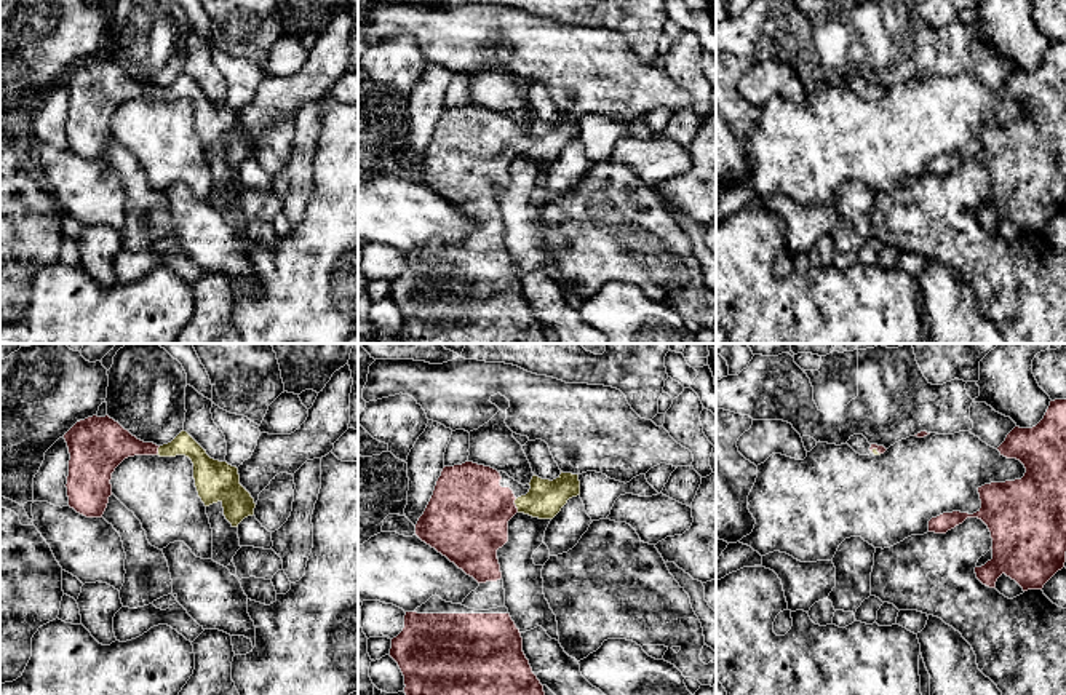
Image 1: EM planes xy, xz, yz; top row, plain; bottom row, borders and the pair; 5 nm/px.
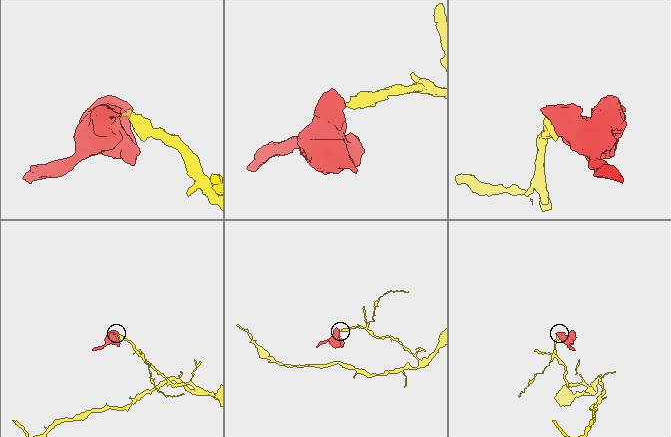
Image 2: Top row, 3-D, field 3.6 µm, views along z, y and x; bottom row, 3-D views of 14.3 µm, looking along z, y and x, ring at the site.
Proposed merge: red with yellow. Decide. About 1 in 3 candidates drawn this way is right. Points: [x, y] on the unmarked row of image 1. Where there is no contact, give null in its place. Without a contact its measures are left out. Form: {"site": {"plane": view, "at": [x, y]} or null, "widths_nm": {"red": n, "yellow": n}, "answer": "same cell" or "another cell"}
{"site": {"plane": "xz", "at": [515, 147]}, "widths_nm": {"red": 420, "yellow": 190}, "answer": "same cell"}

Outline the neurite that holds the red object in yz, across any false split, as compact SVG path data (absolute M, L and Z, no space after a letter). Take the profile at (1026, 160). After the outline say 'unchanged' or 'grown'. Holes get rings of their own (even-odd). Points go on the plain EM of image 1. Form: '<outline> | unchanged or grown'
M1066 42L1050 43L1036 69L1015 69L997 93L1007 101L1020 102L1026 110L1024 118L978 129L981 150L977 155L943 155L929 163L929 174L946 176L967 160L981 161L991 174L992 201L975 209L977 220L996 230L997 220L1005 216L1023 233L1042 232L1066 205Z | unchanged

